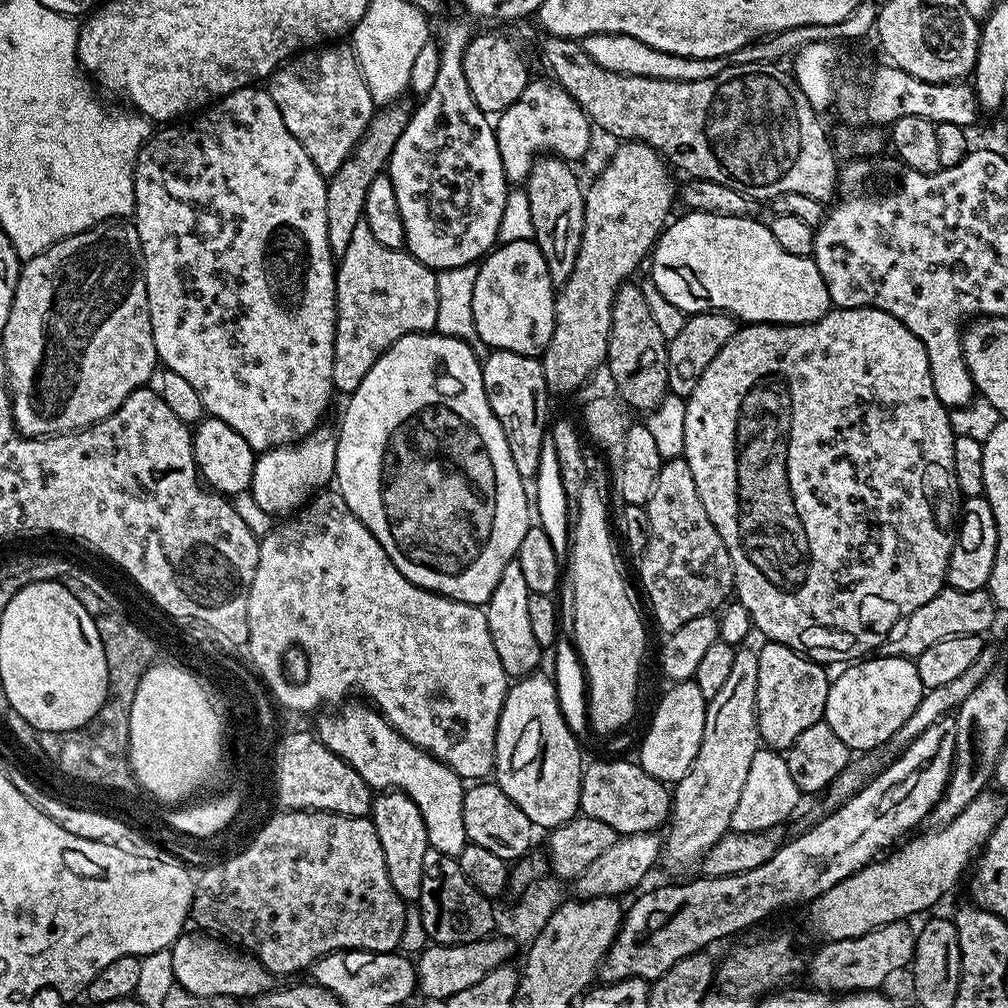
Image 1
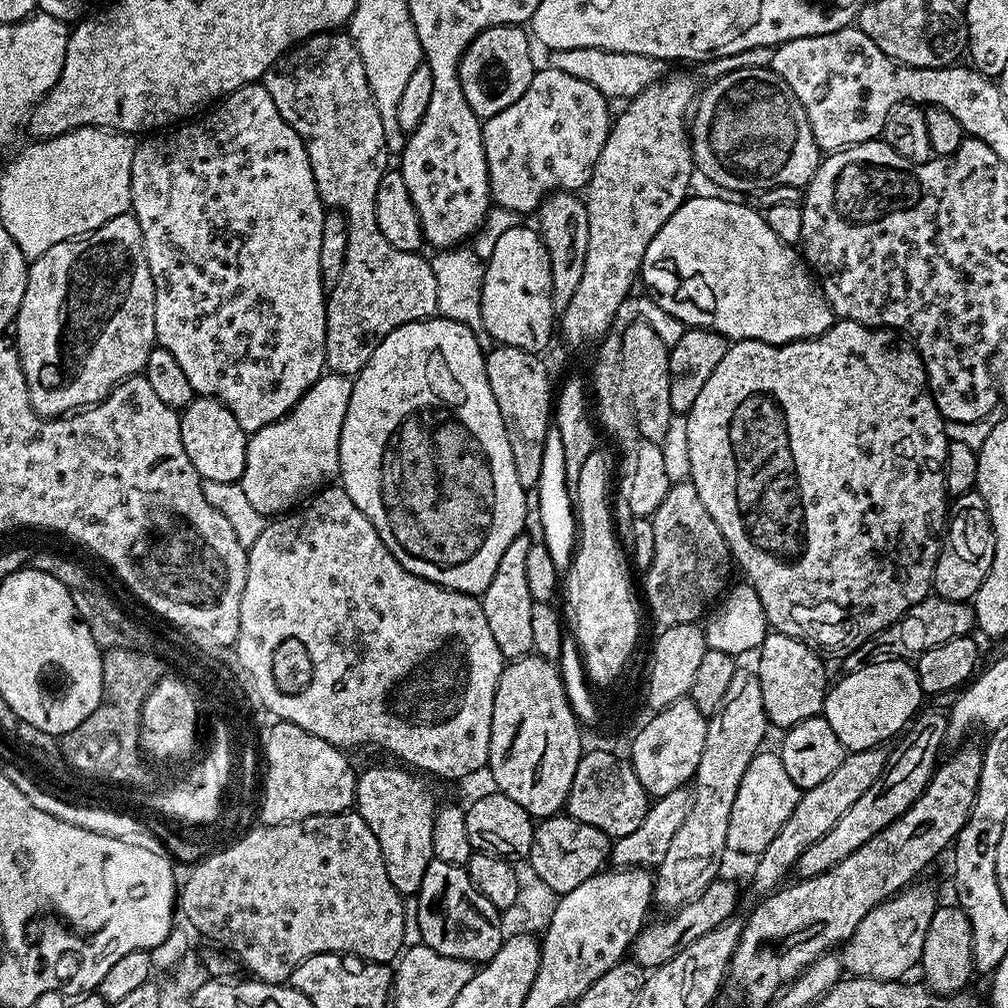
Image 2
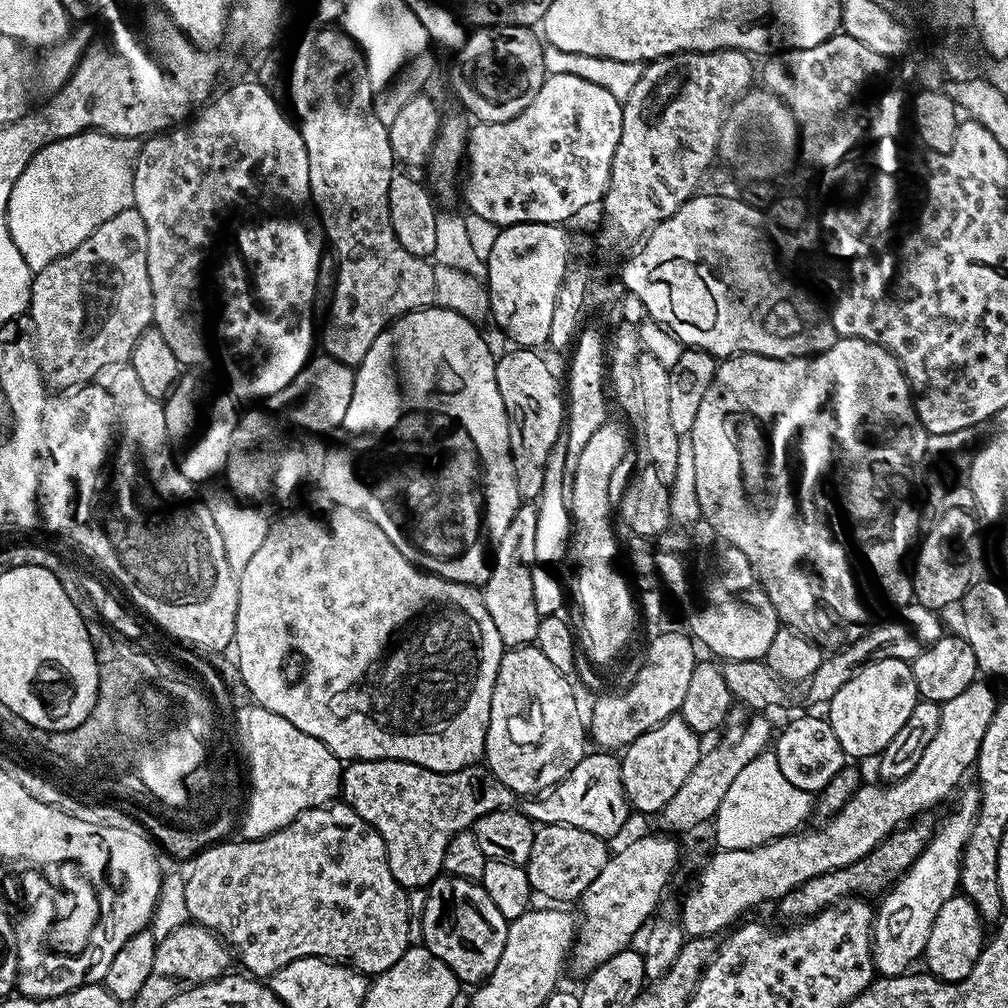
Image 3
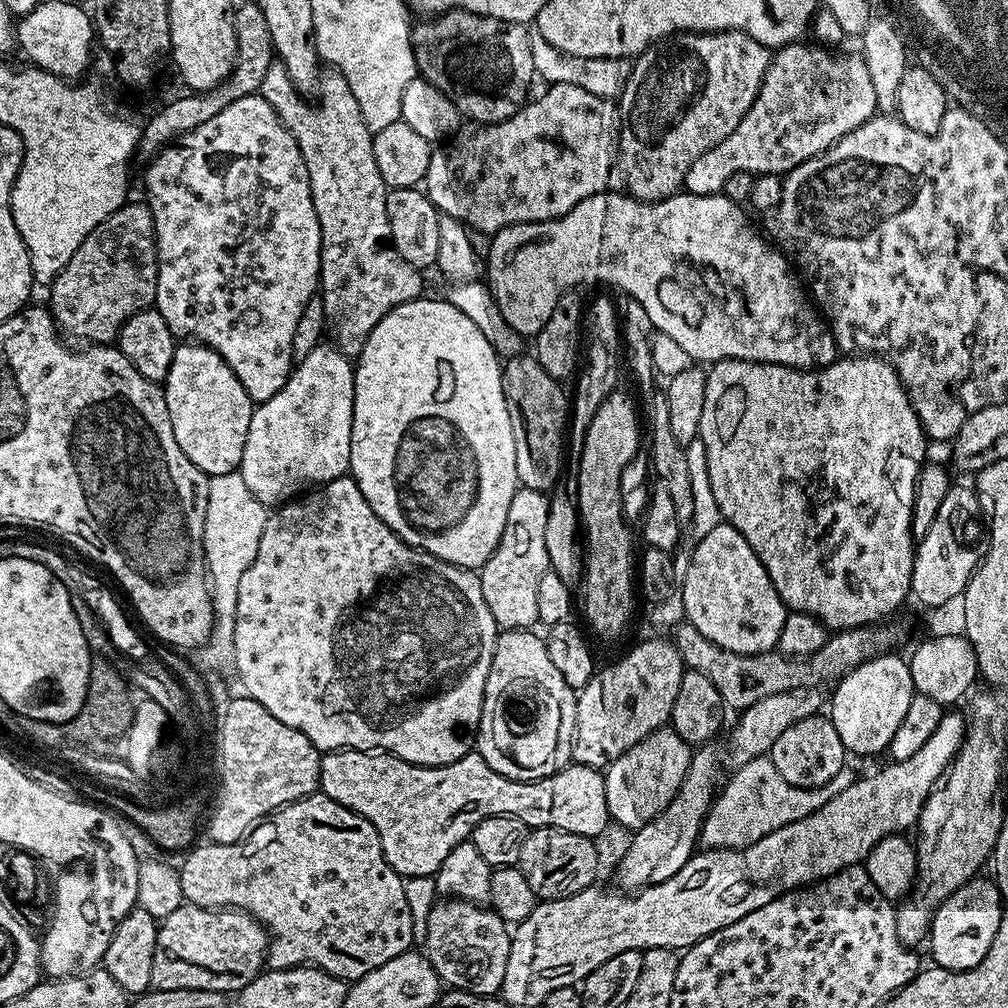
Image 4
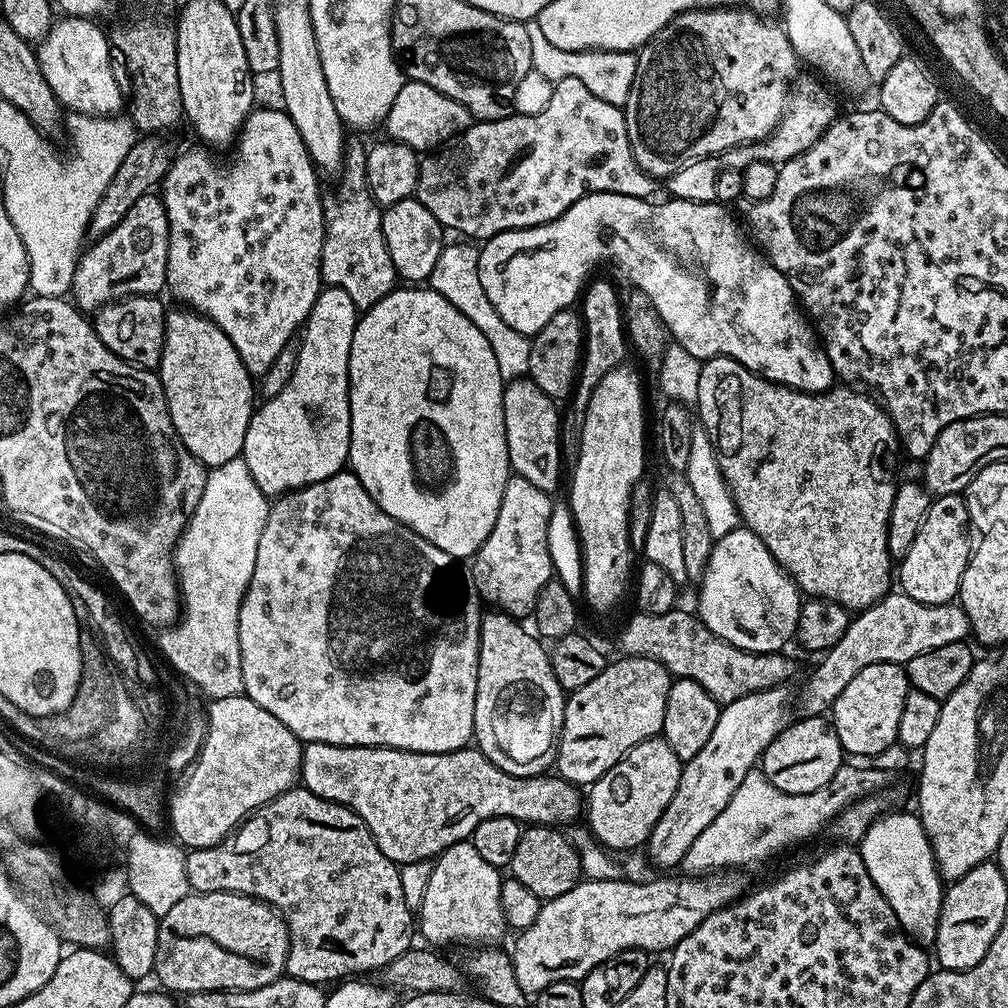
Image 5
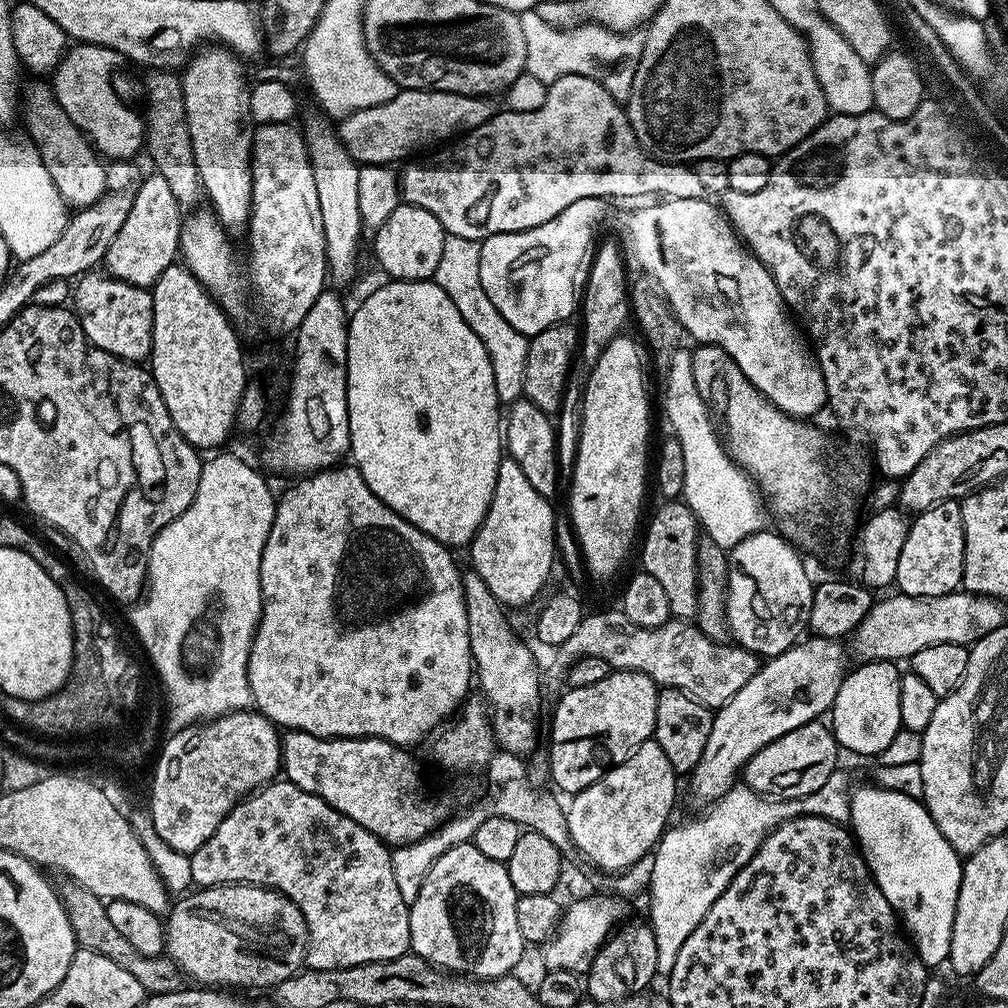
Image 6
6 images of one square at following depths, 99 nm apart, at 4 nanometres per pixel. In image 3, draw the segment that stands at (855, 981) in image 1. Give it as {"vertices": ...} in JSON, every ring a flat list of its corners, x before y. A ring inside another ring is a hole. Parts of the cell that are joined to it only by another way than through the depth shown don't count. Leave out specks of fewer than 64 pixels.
{"vertices":[[975,787,966,788,955,797,956,809,941,824,935,825,932,839,922,854,918,854,916,861,904,871,903,876,883,893,884,901,880,908,878,904,875,909,872,922,872,962,880,976,905,975,915,965,912,963,923,957,926,938,930,938,930,926,934,926,938,910,942,910,942,905,949,898,957,895,964,843,970,838,970,830,974,830,980,809,979,791]]}

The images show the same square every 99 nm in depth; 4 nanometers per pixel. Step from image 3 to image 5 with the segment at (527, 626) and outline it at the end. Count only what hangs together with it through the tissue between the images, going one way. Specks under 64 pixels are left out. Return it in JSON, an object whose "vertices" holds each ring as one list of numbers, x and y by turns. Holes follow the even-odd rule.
{"vertices":[[509,475,506,490,502,490,502,506,494,530,490,530,490,538,486,538,476,551,471,561,472,572,470,568,470,579,476,585,481,601,488,603,489,600,493,609,517,618,531,617,542,586,553,579,550,550,547,548,547,523,553,505,549,493,538,490,538,486,526,482,526,478]]}

